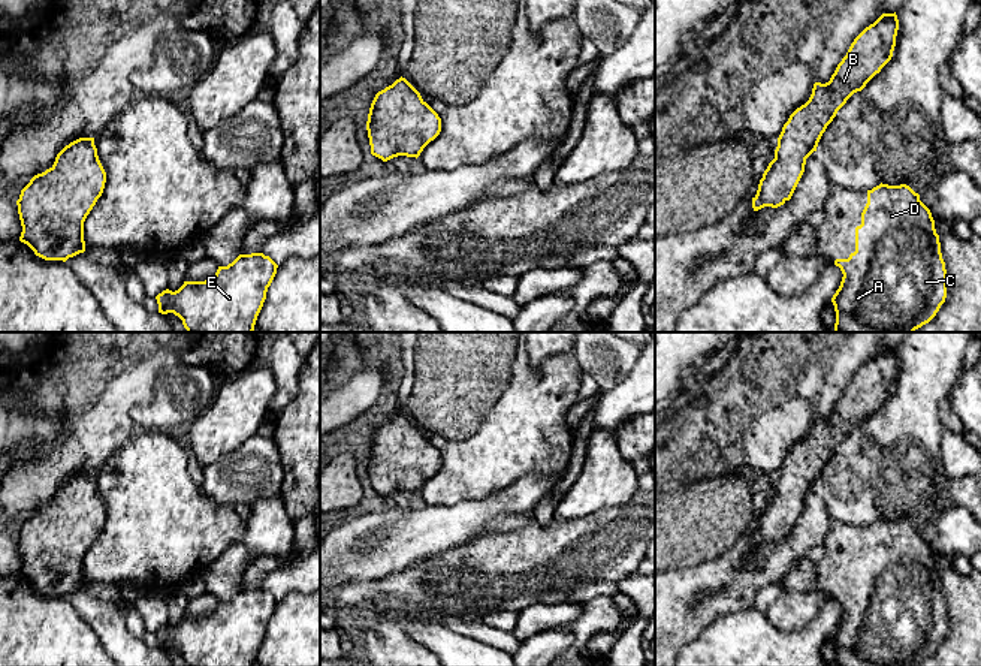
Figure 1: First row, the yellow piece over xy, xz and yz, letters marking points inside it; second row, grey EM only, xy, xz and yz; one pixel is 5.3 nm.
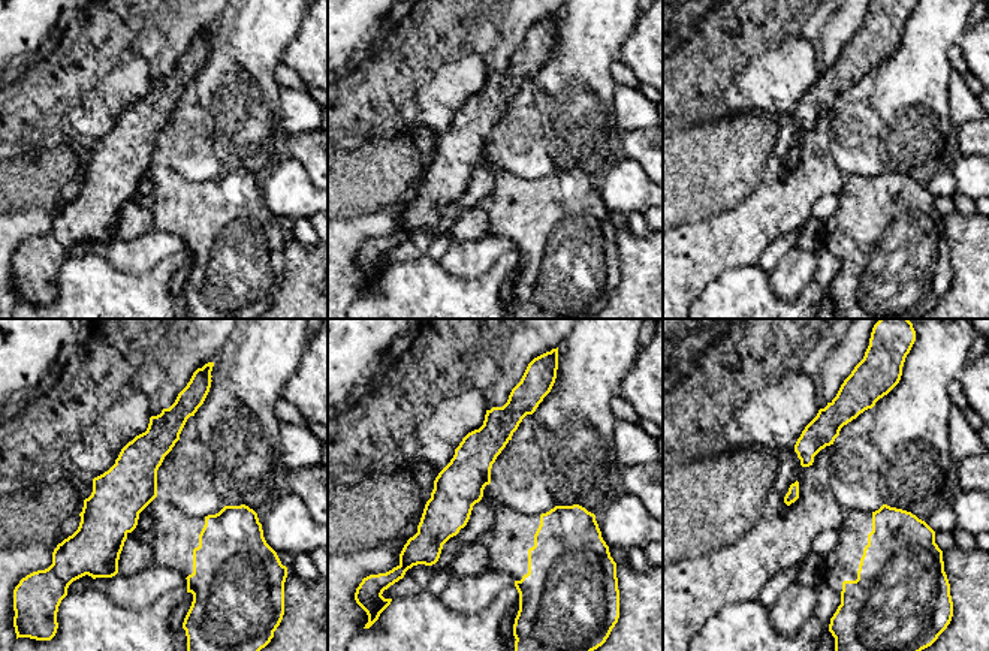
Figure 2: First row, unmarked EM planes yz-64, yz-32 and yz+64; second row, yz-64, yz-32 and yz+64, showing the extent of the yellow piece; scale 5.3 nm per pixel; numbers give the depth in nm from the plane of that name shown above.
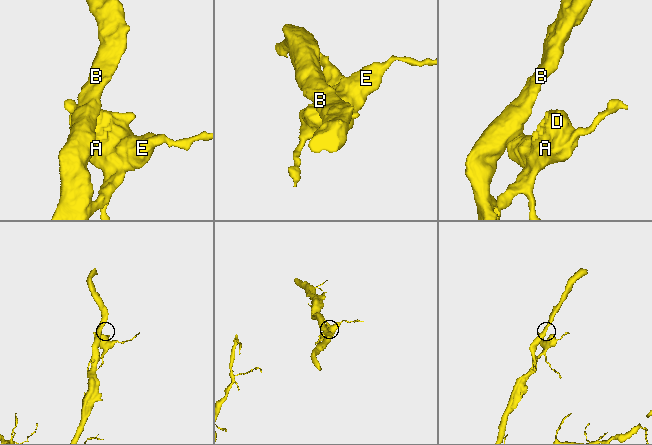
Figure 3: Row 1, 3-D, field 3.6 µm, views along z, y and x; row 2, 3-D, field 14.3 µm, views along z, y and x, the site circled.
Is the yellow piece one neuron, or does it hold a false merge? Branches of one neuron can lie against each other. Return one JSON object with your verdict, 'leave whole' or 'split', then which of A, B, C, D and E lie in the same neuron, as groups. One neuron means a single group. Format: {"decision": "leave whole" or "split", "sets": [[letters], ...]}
{"decision": "leave whole", "sets": [["A", "B", "C", "D", "E"]]}

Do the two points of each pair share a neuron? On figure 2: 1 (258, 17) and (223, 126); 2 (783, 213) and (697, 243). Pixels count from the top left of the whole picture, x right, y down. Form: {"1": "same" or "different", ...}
{"1": "same", "2": "same"}

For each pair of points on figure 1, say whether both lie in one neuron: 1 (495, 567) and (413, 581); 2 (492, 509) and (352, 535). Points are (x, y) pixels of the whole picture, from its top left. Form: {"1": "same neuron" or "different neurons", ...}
{"1": "same neuron", "2": "same neuron"}

